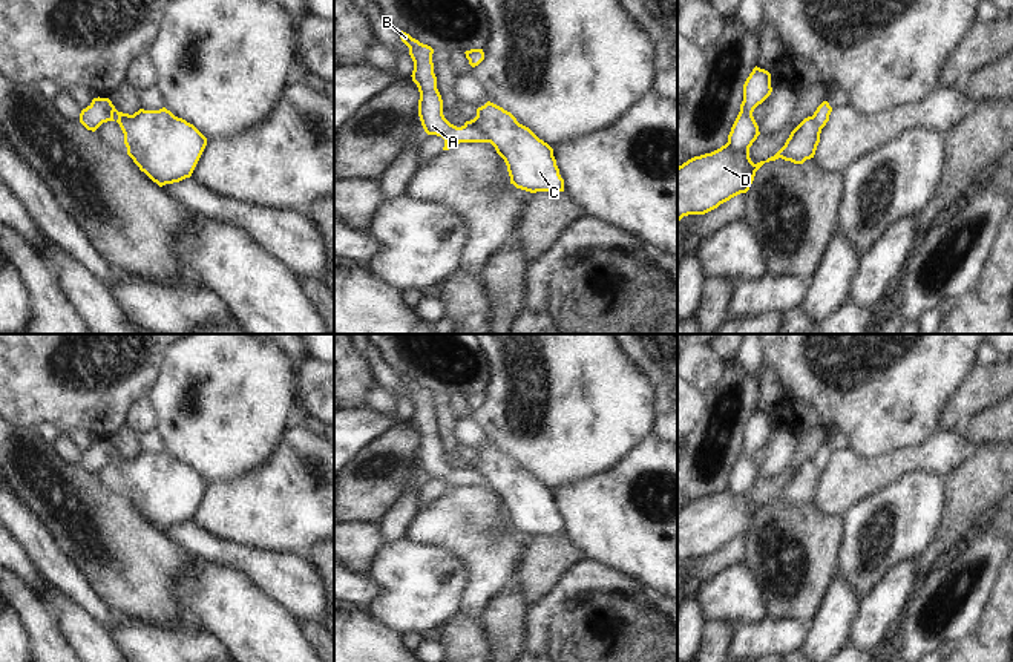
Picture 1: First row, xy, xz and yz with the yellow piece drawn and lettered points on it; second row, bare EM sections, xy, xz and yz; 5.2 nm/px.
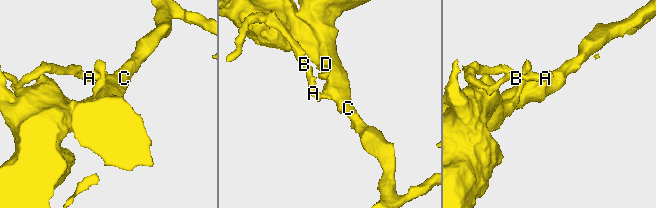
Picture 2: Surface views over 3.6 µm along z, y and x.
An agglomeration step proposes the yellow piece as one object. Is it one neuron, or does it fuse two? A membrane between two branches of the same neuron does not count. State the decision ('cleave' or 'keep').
cleave

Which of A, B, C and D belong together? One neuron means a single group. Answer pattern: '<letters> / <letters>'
A B / C D

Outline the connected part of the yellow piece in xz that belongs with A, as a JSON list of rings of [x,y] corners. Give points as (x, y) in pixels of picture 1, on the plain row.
[[[398,372],[402,385],[409,391],[414,405],[412,424],[420,435],[418,460],[428,478],[437,478],[444,483],[443,493],[449,493],[460,486],[487,486],[483,475],[472,469],[457,470],[443,458],[443,443],[437,432],[437,420],[434,417],[432,397],[434,392],[420,386],[409,377]]]

